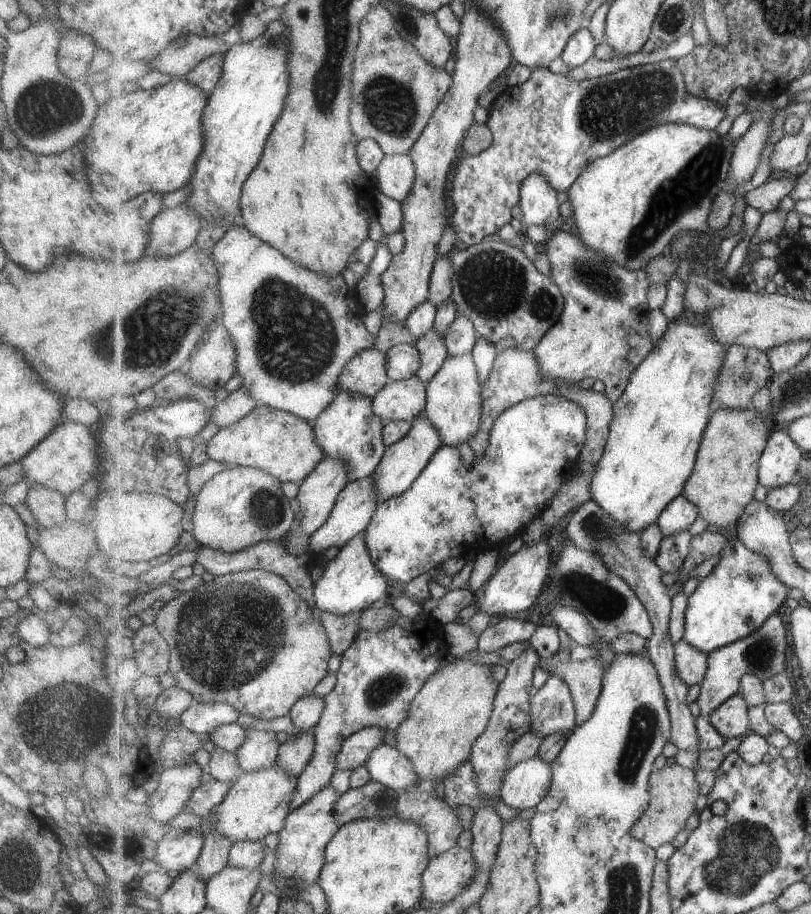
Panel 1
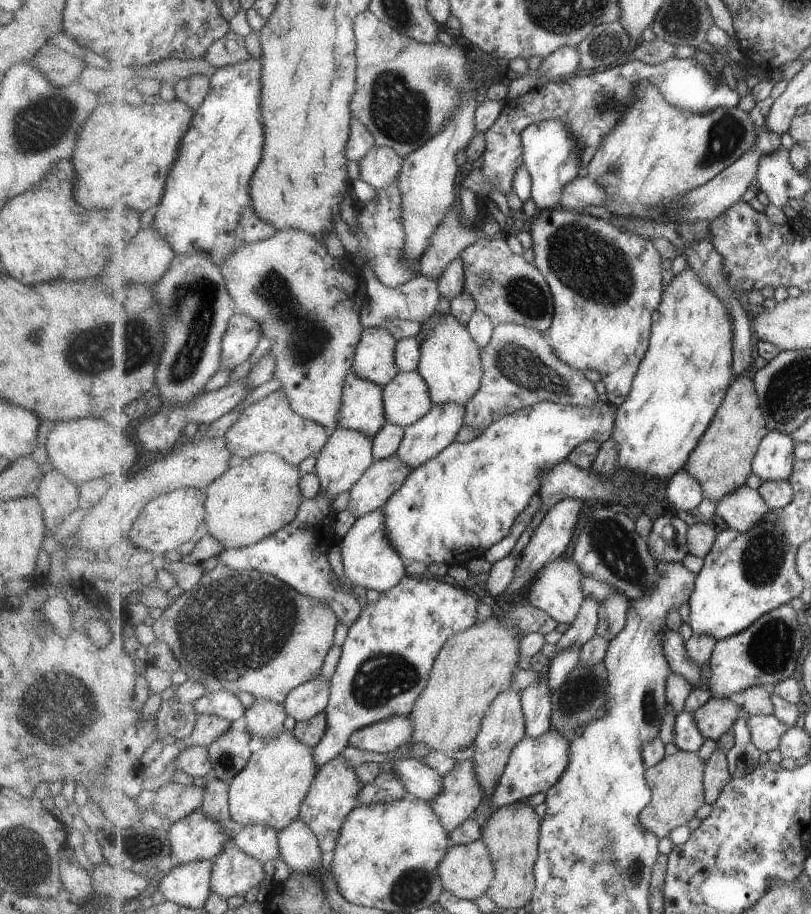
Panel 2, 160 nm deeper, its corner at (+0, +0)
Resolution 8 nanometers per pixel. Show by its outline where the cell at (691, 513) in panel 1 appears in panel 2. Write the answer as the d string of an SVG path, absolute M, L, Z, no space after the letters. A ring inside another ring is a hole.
M683 468L675 473L668 482L667 501L675 510L691 510L703 502L702 482Z

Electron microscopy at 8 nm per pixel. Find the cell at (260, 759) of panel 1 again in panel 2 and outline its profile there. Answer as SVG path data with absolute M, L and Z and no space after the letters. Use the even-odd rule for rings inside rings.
M255 698L246 710L242 724L254 736L255 746L261 739L272 739L285 730L288 712L284 703L276 703L269 699Z

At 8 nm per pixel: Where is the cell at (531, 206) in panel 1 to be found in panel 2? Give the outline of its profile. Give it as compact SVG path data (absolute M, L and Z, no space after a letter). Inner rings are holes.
M549 119L528 126L522 132L522 145L523 165L531 176L531 197L536 209L563 208L564 184L578 177L579 170L584 166L583 151L576 136L569 130L565 121Z

